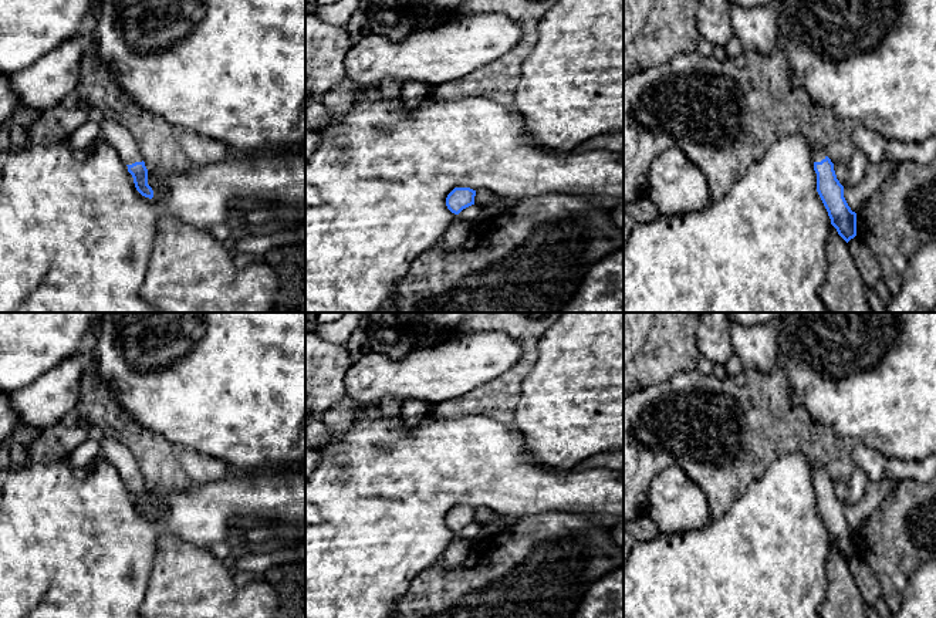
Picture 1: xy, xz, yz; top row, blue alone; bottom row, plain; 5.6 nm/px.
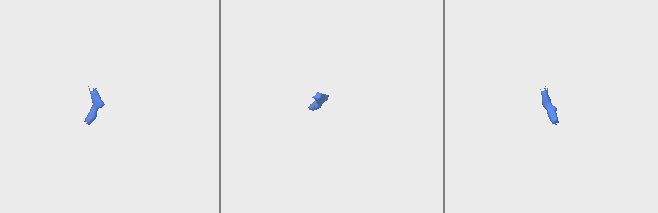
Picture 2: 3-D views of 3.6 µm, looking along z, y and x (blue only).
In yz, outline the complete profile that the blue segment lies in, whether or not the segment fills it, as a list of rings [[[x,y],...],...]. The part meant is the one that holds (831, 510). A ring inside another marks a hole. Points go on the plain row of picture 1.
[[[811,466],[814,489],[817,492],[817,510],[828,530],[831,543],[848,561],[856,554],[856,531],[851,528],[844,504],[837,497],[834,482],[821,466]]]

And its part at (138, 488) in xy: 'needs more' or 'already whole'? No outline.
needs more

